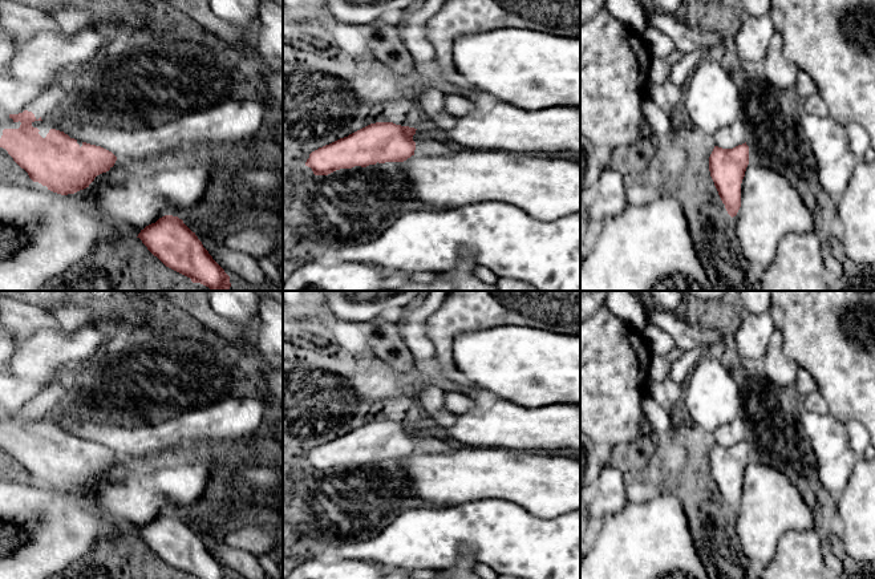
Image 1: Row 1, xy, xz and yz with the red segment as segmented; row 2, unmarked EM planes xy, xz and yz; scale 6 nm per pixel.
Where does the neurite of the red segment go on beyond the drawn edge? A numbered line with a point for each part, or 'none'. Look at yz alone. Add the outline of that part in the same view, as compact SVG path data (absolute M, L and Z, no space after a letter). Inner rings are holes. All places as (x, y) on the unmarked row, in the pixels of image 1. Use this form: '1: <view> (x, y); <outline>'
none

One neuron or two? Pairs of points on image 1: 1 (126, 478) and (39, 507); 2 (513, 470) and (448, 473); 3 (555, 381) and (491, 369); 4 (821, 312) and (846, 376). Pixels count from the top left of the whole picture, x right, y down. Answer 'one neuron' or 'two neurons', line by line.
1: one neuron
2: one neuron
3: one neuron
4: one neuron

